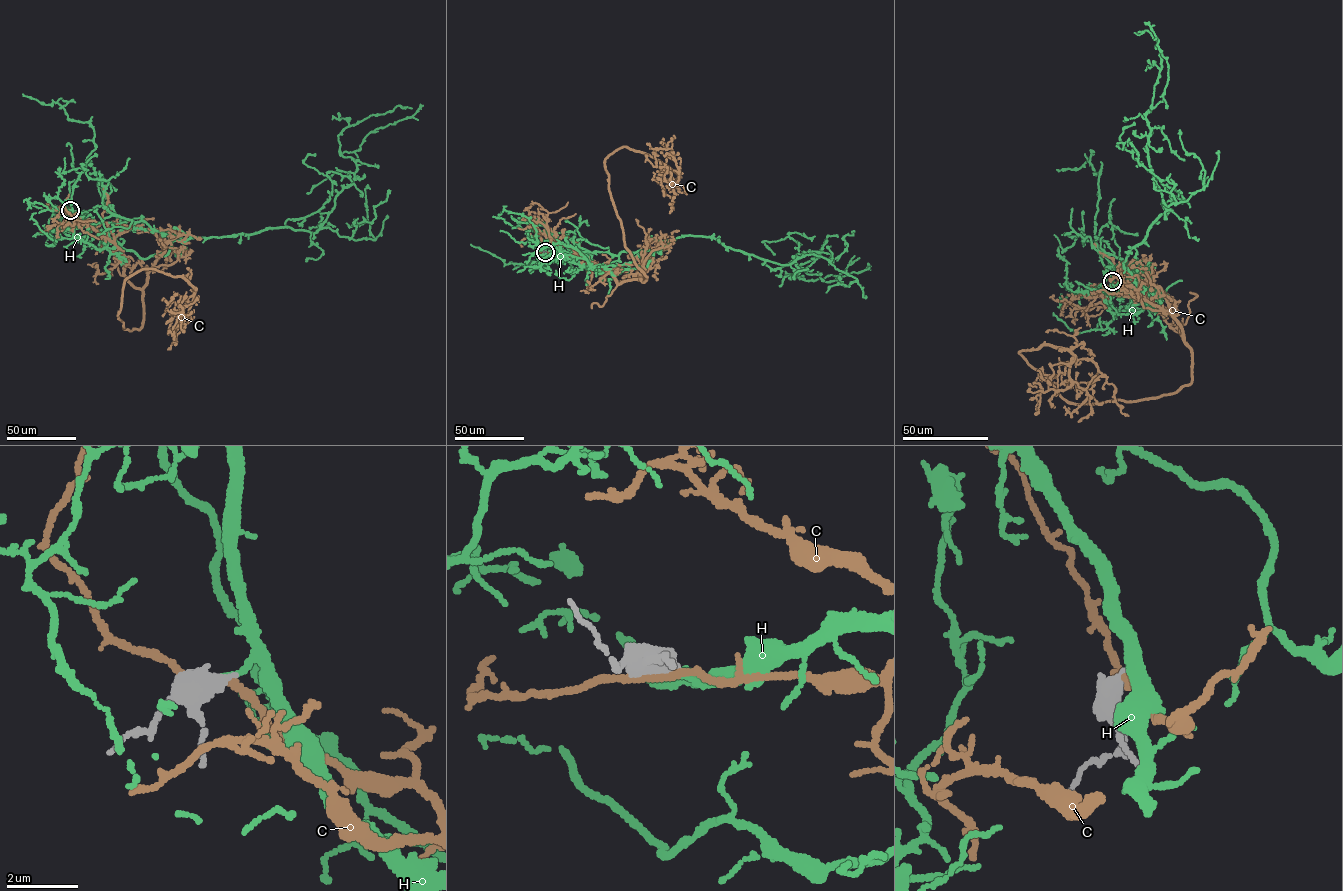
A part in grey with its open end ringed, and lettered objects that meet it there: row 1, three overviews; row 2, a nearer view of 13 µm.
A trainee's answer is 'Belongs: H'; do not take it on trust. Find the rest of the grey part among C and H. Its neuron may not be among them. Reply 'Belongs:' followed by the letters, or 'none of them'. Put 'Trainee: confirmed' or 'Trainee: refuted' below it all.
Belongs: H
Trainee: confirmed

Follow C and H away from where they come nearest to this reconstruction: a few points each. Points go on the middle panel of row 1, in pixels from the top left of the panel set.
C: (545, 252), (570, 247), (619, 283), (647, 278), (609, 189), (604, 161), (621, 147), (677, 174), (669, 213)
H: (546, 252), (617, 255), (689, 235), (780, 264), (814, 251), (800, 266), (826, 282), (867, 263)

